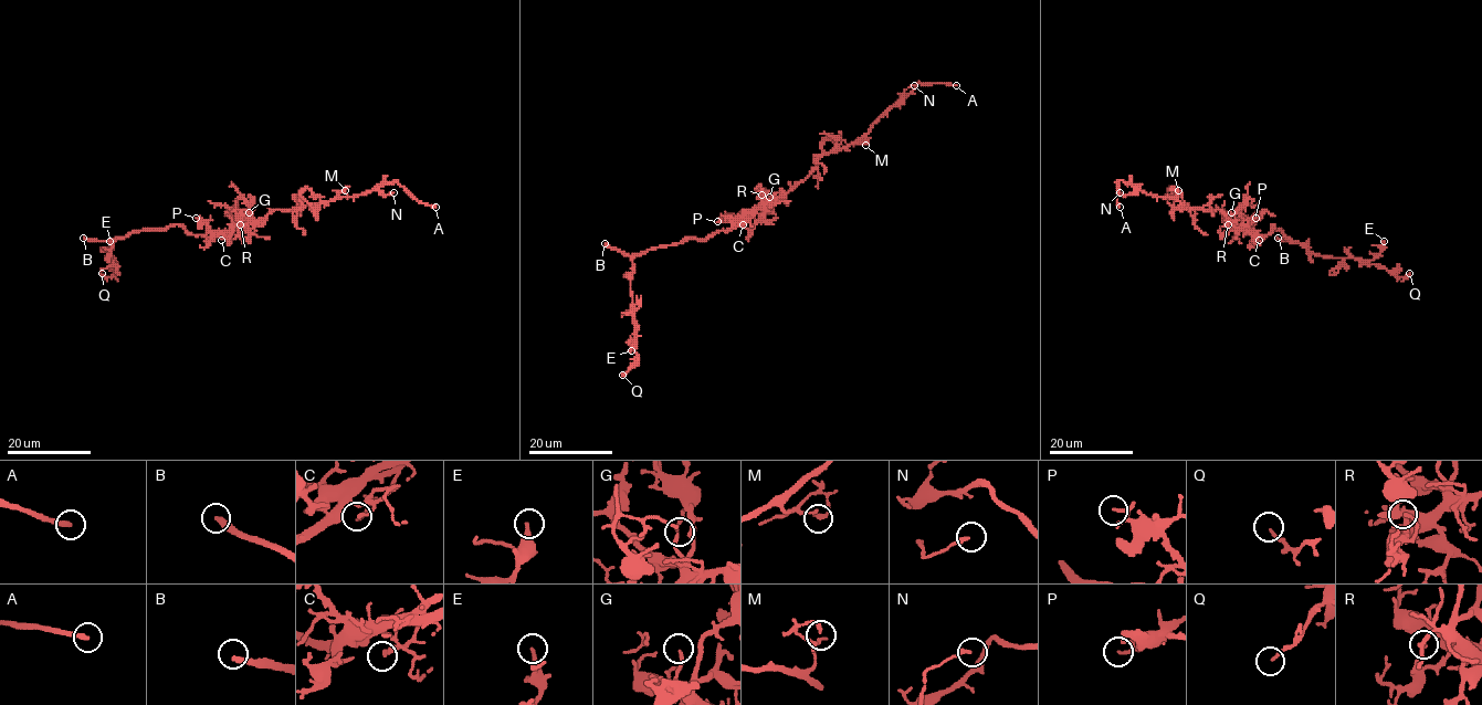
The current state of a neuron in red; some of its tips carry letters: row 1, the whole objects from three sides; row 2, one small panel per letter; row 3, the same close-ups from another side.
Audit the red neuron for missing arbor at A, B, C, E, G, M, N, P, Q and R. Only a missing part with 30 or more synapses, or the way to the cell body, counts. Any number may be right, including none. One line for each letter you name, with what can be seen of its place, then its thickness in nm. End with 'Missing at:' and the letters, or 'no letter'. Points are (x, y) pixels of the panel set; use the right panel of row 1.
A: at (1120, 207); 240 nm thick
B: at (1278, 238); 300 nm thick
Missing at: A, B

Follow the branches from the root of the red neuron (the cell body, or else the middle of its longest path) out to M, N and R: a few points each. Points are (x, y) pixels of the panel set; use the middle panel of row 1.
M: (753, 213), (781, 198), (802, 181), (823, 155), (864, 139), (868, 140), (865, 145)
N: (753, 213), (781, 198), (802, 181), (820, 157), (859, 141), (882, 116), (901, 103), (905, 88), (914, 85)
R: (753, 213), (764, 203), (765, 193), (761, 195)

